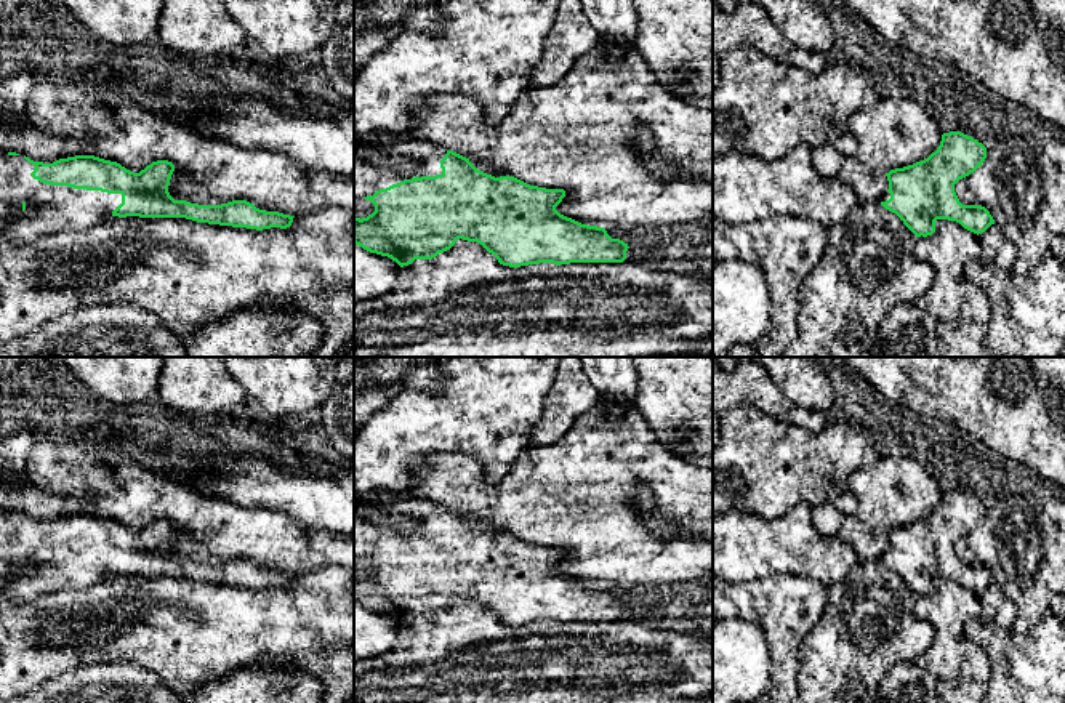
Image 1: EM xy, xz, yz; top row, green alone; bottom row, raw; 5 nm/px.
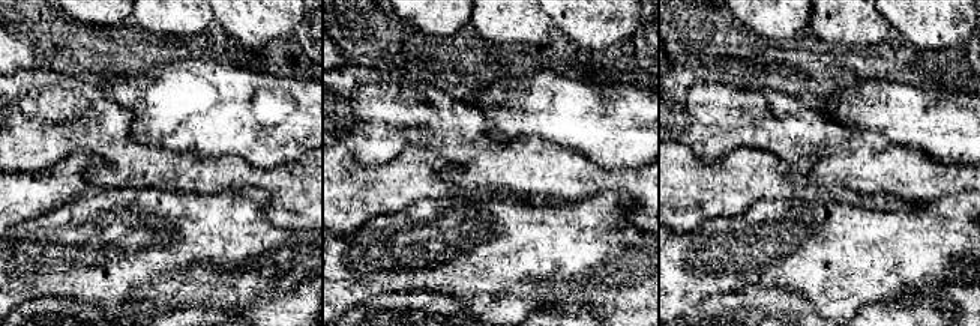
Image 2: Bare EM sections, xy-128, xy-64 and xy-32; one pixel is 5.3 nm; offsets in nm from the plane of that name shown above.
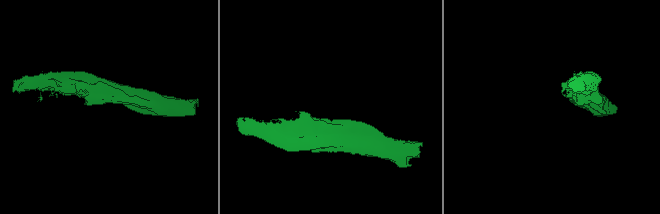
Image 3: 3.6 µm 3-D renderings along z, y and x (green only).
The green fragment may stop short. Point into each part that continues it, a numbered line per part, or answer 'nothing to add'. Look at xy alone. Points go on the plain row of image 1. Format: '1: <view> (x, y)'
1: xy (50, 567)

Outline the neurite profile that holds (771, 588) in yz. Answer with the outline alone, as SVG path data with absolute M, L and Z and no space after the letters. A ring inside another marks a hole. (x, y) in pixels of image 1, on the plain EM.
M775 575L761 581L729 584L713 576L713 620L745 618L762 626L769 642L772 674L767 692L754 703L793 703L801 671L799 649L826 609L826 586L798 575Z

